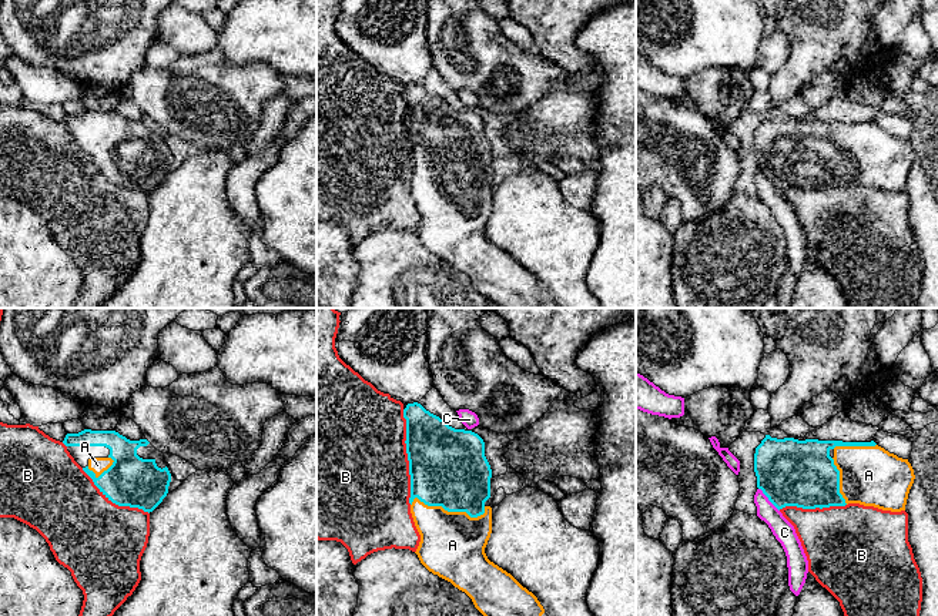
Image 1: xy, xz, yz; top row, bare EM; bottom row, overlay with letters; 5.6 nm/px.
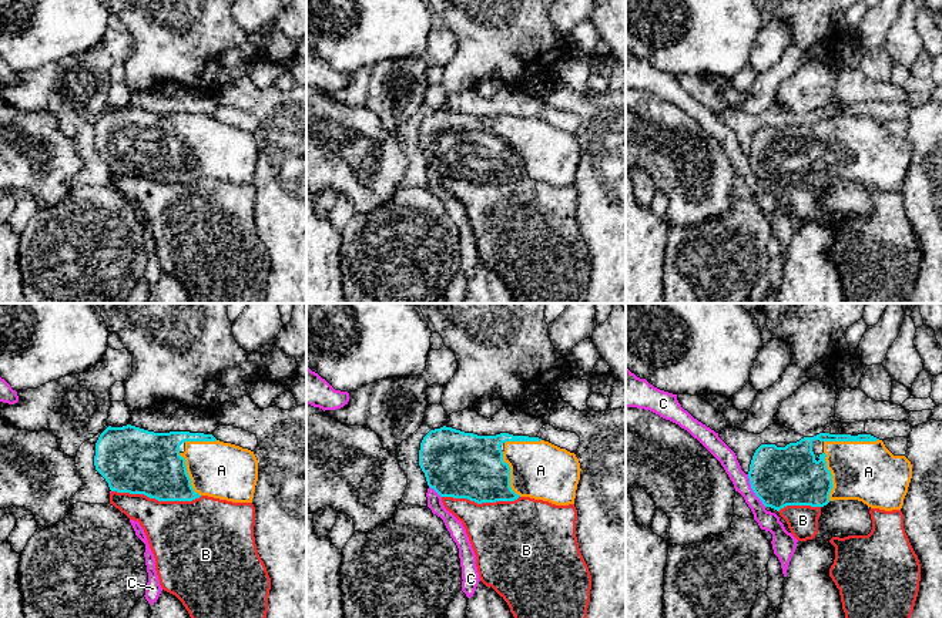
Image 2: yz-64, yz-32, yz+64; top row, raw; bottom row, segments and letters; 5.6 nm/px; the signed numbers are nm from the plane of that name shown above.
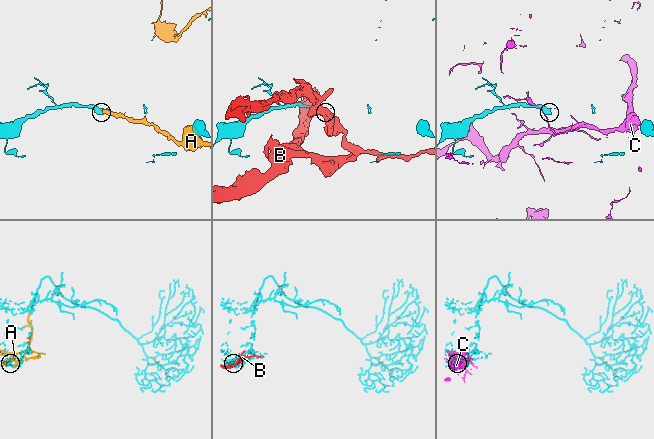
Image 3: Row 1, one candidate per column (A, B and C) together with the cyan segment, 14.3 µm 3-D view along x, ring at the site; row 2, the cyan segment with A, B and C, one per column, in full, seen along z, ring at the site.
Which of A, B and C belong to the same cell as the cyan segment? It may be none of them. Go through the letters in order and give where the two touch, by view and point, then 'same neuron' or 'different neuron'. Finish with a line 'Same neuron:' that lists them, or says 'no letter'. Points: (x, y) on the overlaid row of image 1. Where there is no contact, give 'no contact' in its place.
A: contact xz (448, 511); same neuron
B: contact xz (408, 457); different neuron
C: contact yz (769, 499); different neuron
Same neuron: A

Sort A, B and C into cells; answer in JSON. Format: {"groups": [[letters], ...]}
{"groups": [["A"], ["B"], ["C"]]}

